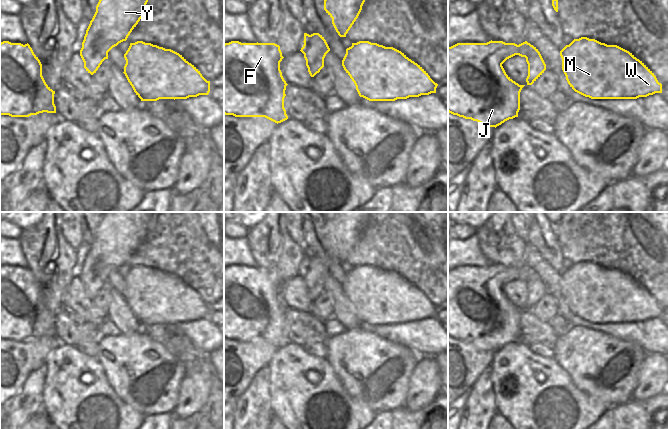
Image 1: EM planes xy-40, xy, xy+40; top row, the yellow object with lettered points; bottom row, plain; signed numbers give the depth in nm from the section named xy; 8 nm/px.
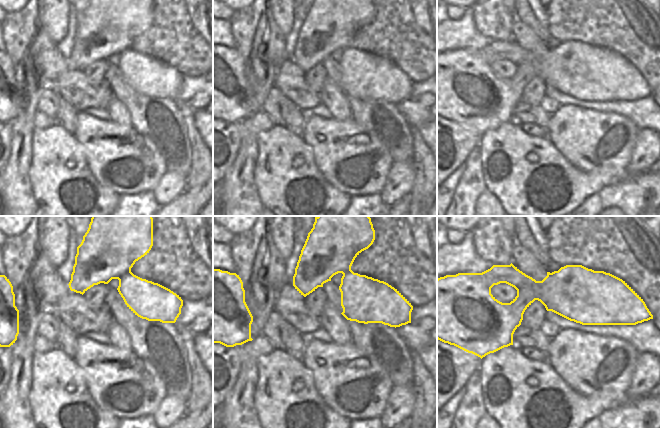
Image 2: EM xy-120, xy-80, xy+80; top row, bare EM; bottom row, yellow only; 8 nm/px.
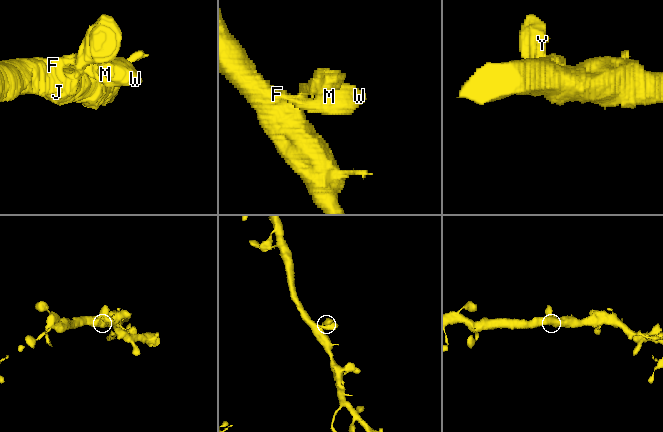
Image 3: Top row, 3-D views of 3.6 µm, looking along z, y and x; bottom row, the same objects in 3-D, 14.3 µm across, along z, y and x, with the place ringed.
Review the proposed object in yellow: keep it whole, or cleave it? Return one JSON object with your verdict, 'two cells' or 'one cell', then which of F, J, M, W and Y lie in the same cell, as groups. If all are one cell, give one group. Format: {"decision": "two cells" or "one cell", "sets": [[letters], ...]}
{"decision": "one cell", "sets": [["F", "J", "M", "W", "Y"]]}

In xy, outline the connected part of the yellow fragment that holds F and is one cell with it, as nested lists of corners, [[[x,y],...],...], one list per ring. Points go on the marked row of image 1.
[[[225,43],[224,114],[235,117],[265,117],[277,124],[287,120],[284,98],[288,84],[280,70],[283,58],[280,46],[275,43]]]

